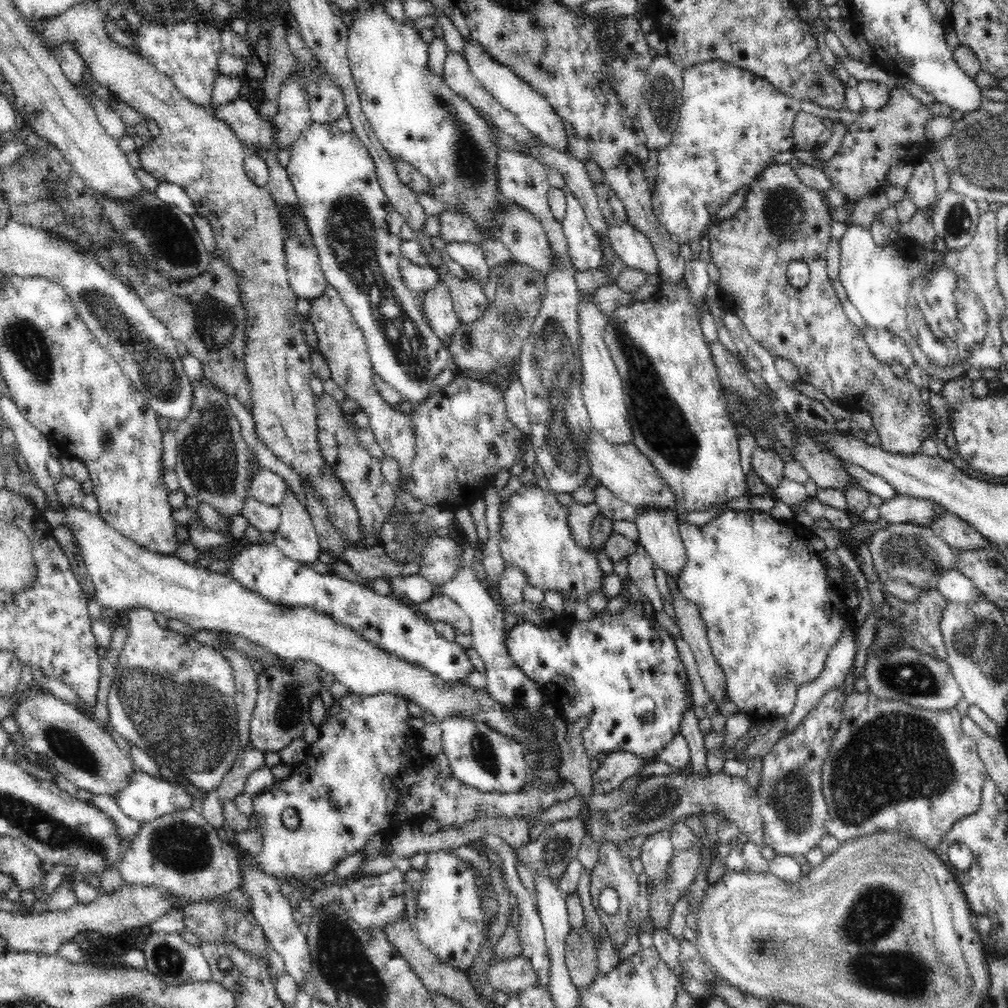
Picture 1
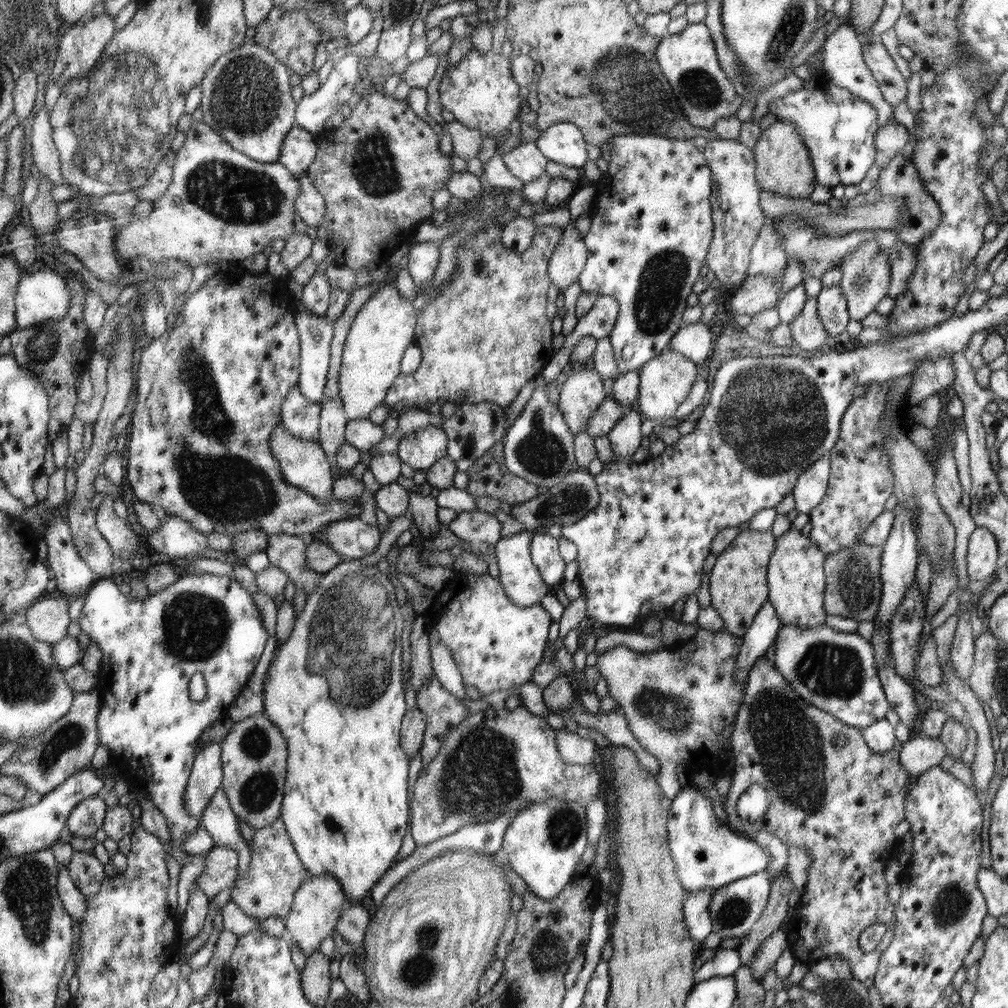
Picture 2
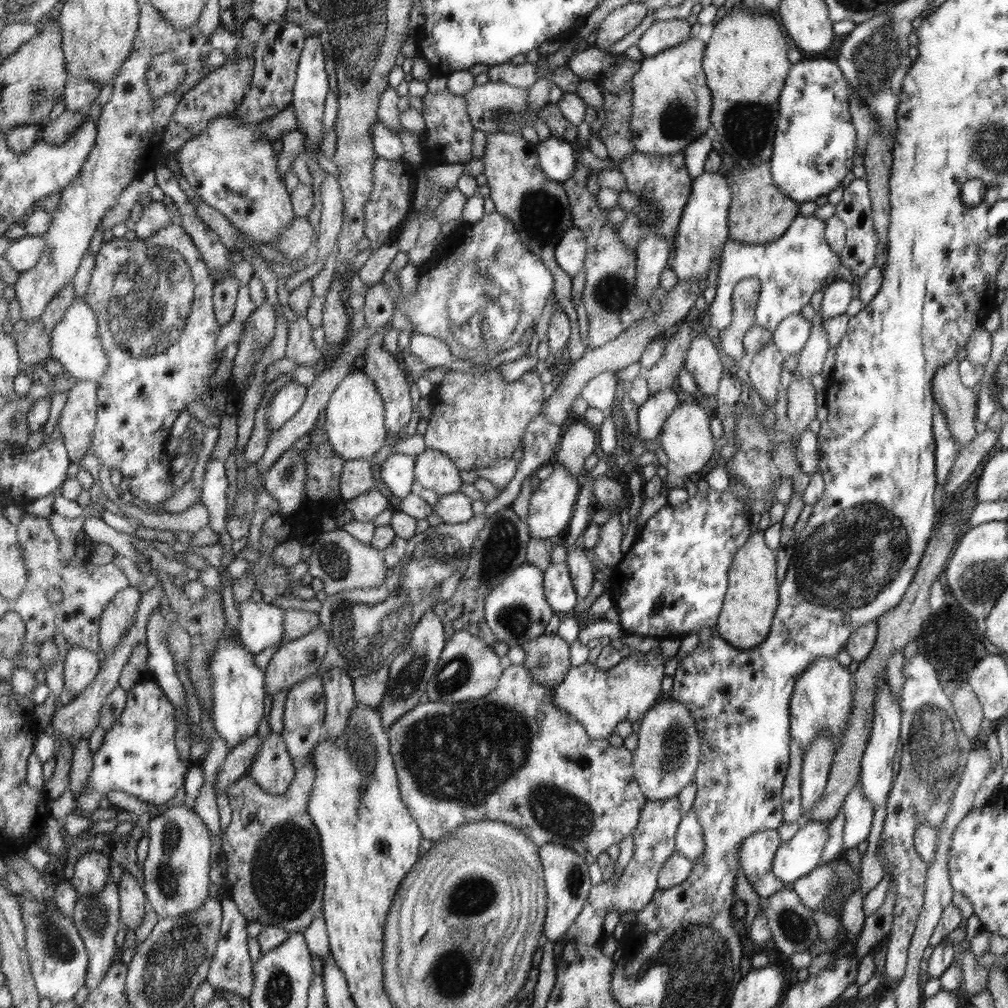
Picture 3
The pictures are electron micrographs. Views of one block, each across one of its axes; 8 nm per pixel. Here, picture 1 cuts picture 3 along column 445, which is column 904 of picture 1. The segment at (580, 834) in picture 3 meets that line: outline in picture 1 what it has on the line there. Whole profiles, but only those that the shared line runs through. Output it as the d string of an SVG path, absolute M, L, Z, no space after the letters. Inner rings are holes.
M854 689L850 692L845 700L844 710L842 710L840 729L830 746L830 750L828 750L828 757L822 764L822 792L827 802L829 814L825 824L827 833L837 838L842 844L868 834L883 832L884 830L896 830L898 833L906 834L913 840L921 842L929 849L934 849L954 824L957 824L962 818L974 814L980 808L983 786L989 778L984 761L977 752L977 743L962 730L961 720L962 716L956 707L947 711L929 712L927 709L908 705L902 701L878 698L870 691L860 692Z

